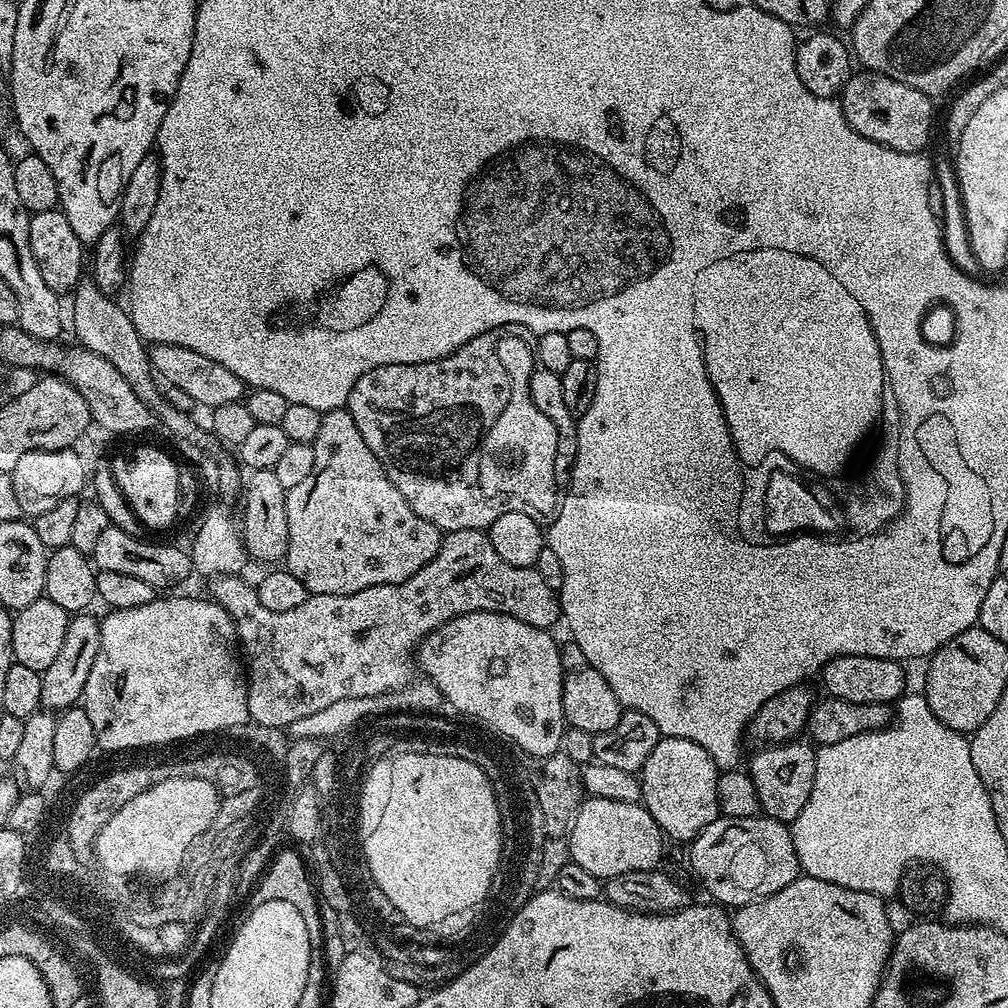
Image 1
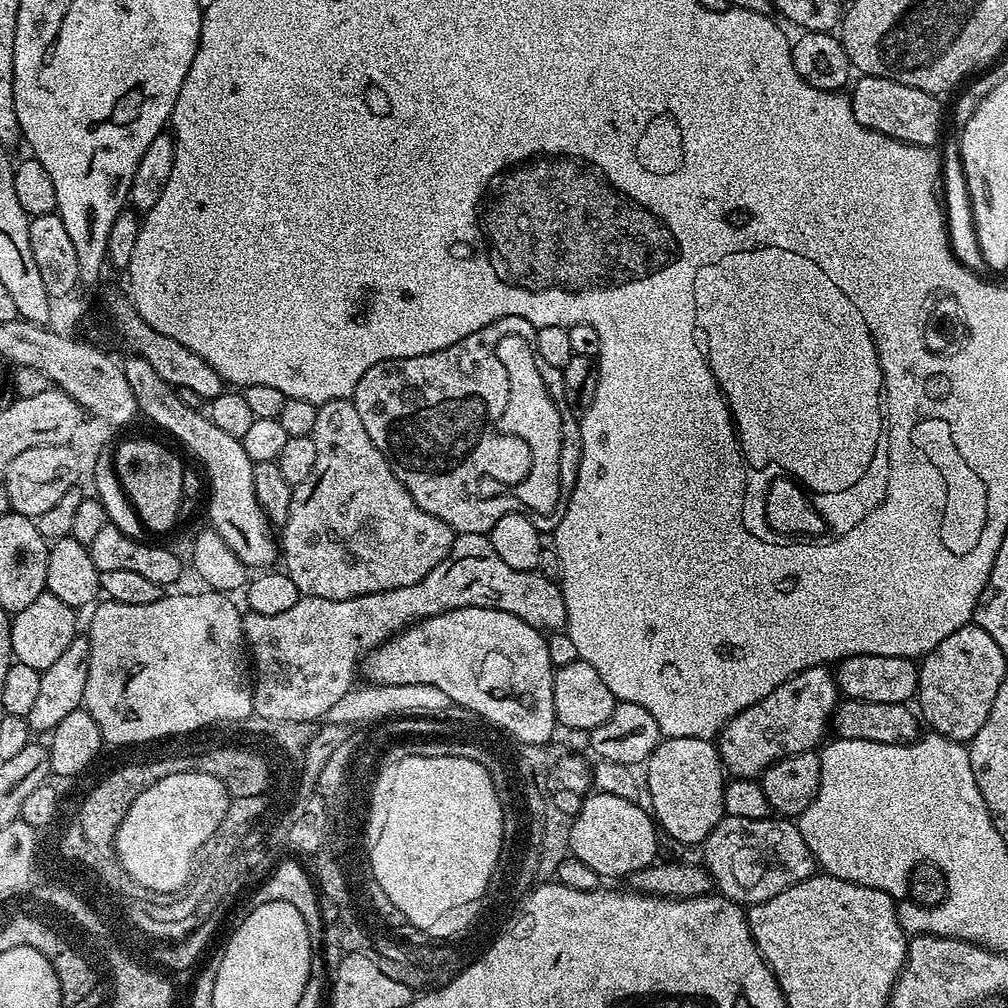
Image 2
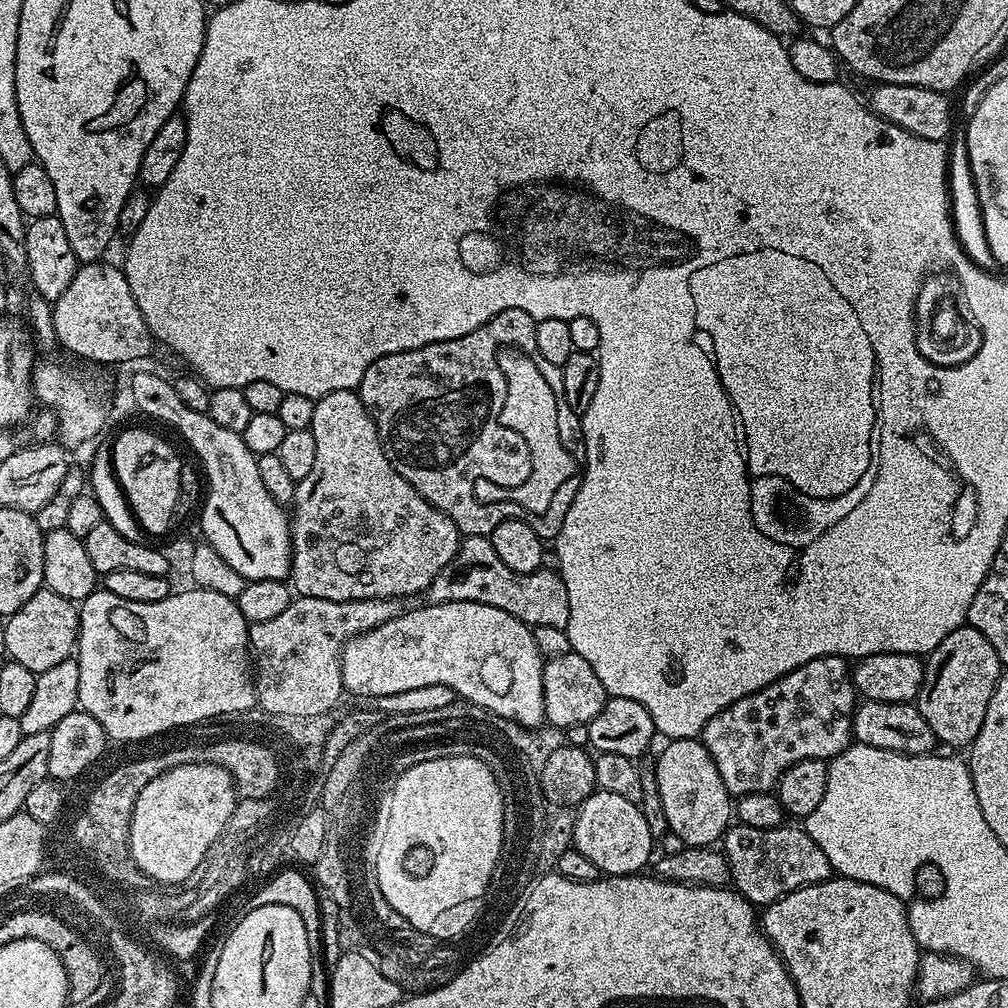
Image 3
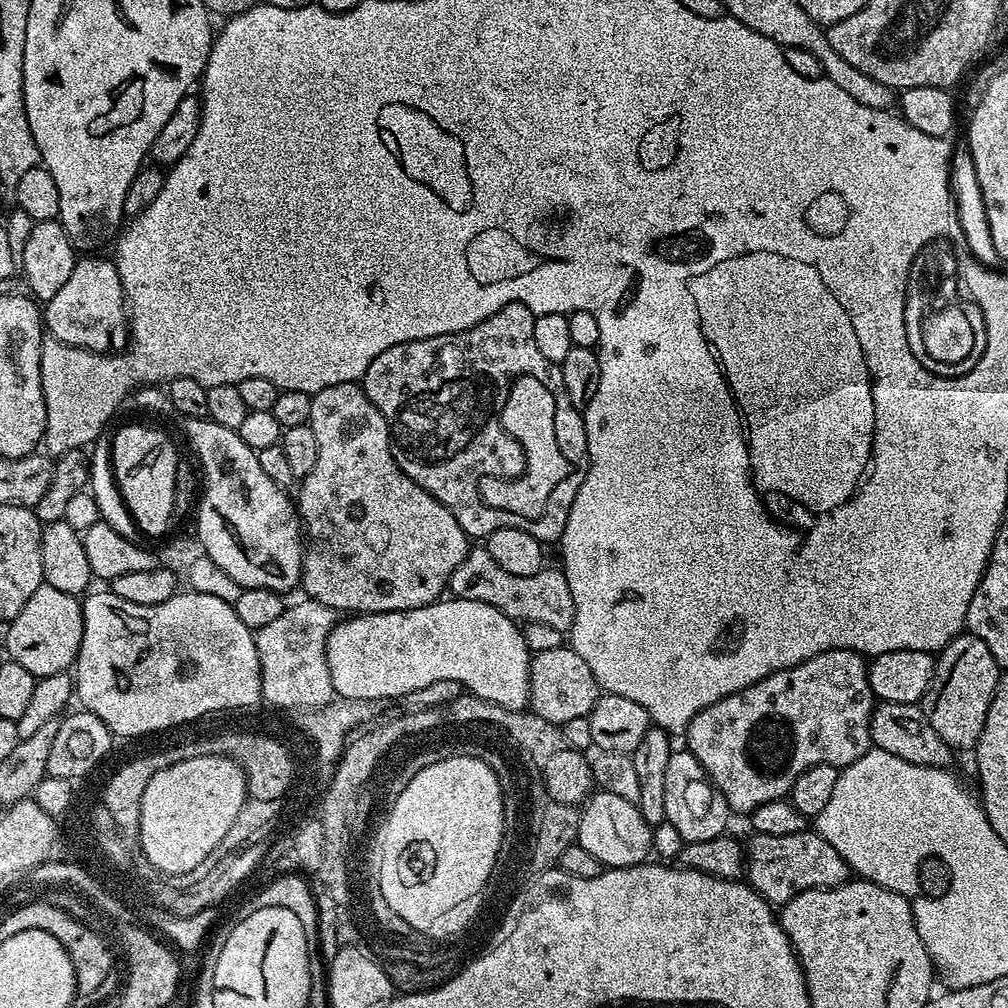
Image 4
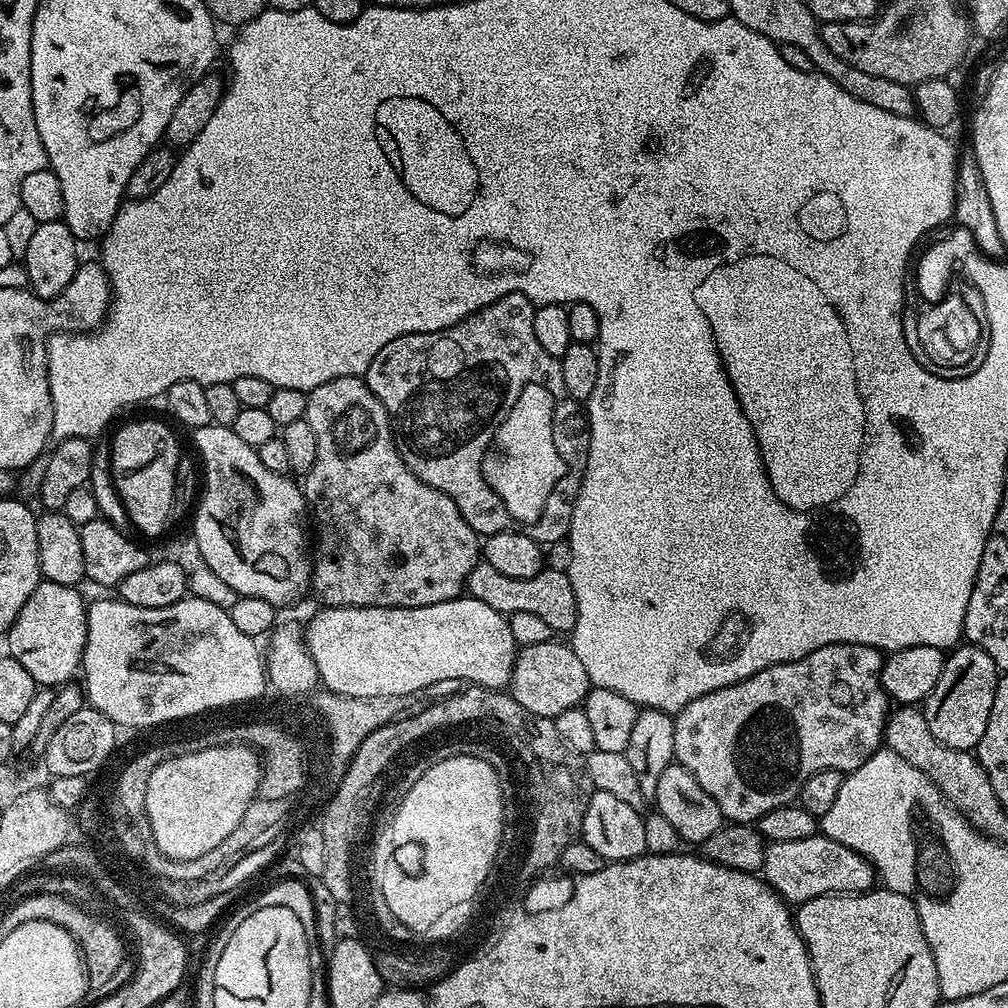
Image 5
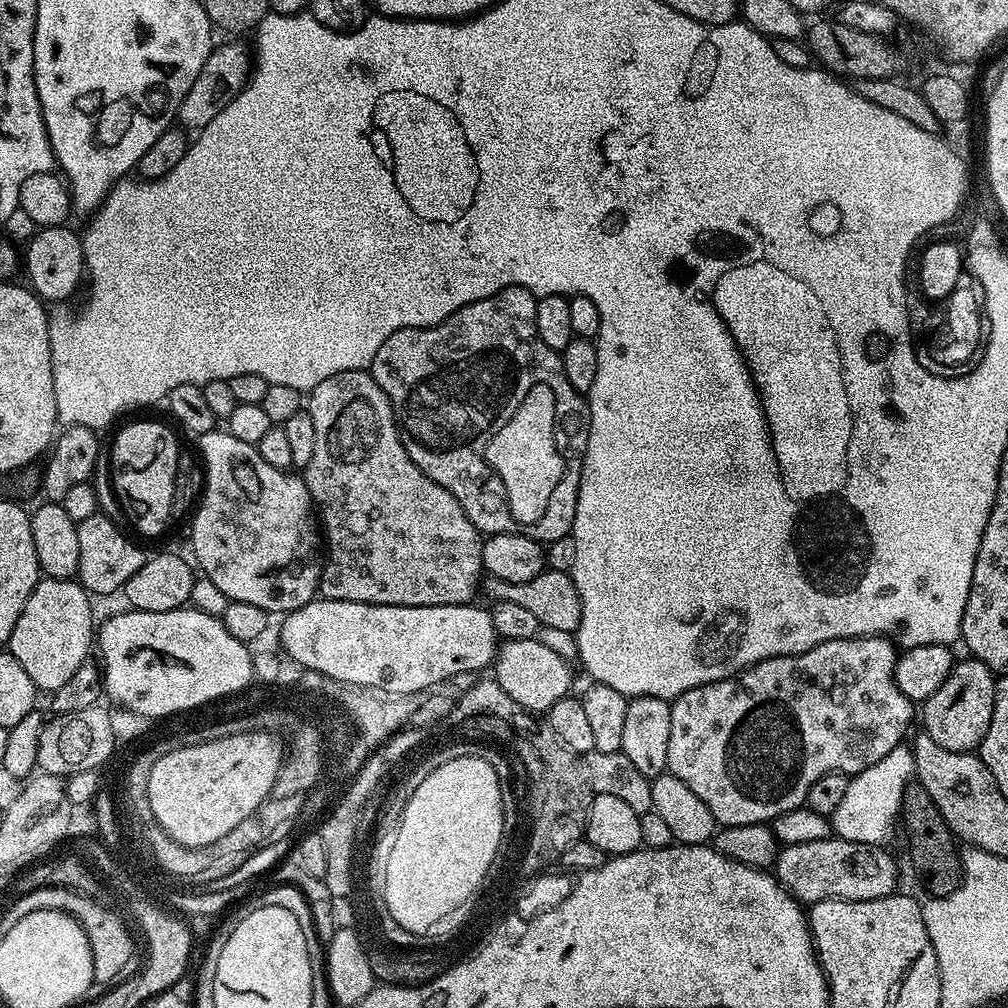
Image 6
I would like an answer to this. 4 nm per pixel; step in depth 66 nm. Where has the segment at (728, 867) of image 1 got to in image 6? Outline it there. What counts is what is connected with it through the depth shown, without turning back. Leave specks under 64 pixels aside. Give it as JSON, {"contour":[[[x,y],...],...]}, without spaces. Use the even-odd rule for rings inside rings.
{"contour":[[[839,838],[785,844],[776,856],[774,875],[780,885],[804,906],[823,900],[866,902],[874,898],[886,898],[897,891],[896,862],[884,850],[880,846]]]}

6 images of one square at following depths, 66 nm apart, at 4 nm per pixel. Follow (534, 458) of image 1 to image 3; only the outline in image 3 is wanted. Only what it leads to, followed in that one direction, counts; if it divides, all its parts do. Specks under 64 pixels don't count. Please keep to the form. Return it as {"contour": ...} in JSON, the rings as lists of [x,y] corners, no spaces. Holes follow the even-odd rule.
{"contour":[[[504,350],[498,355],[498,366],[506,378],[508,404],[504,404],[504,424],[512,424],[512,428],[520,428],[524,436],[528,436],[528,444],[532,444],[532,452],[536,452],[536,472],[532,472],[532,480],[520,488],[520,492],[500,492],[500,488],[492,488],[492,484],[479,481],[476,497],[485,504],[497,504],[503,500],[513,500],[522,510],[533,517],[538,517],[554,502],[554,494],[558,494],[566,478],[574,475],[574,458],[562,446],[560,437],[560,404],[554,390],[546,378],[538,371],[535,359],[524,350]]]}

